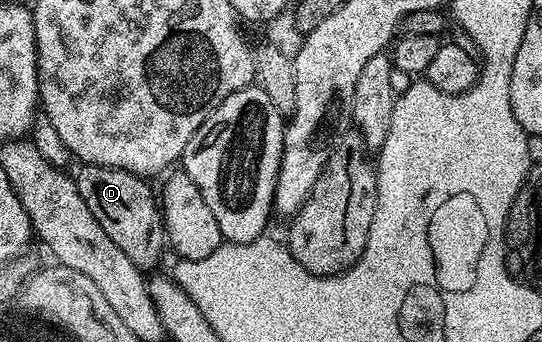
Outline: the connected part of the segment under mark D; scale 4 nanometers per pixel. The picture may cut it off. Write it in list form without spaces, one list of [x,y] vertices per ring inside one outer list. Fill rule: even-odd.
[[[85,164],[79,170],[81,172],[75,173],[74,176],[78,194],[82,194],[82,202],[86,202],[86,206],[90,206],[90,214],[94,214],[94,218],[98,218],[98,226],[102,226],[102,230],[106,230],[106,234],[110,234],[110,242],[114,242],[114,246],[118,246],[118,250],[122,250],[126,254],[126,258],[130,258],[130,262],[134,262],[140,269],[149,270],[148,268],[154,267],[159,262],[164,248],[166,252],[166,233],[162,208],[154,192],[152,196],[151,190],[148,189],[149,181],[135,176],[132,172],[110,166]]]

